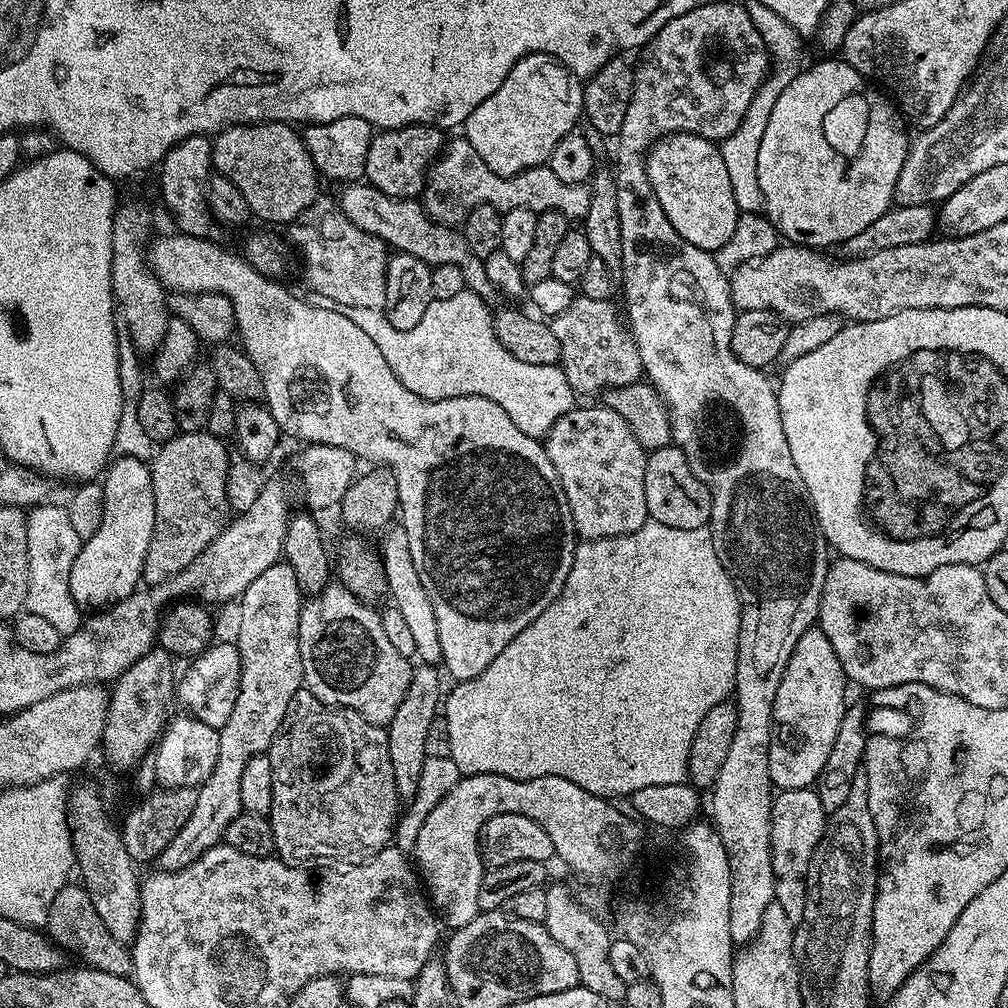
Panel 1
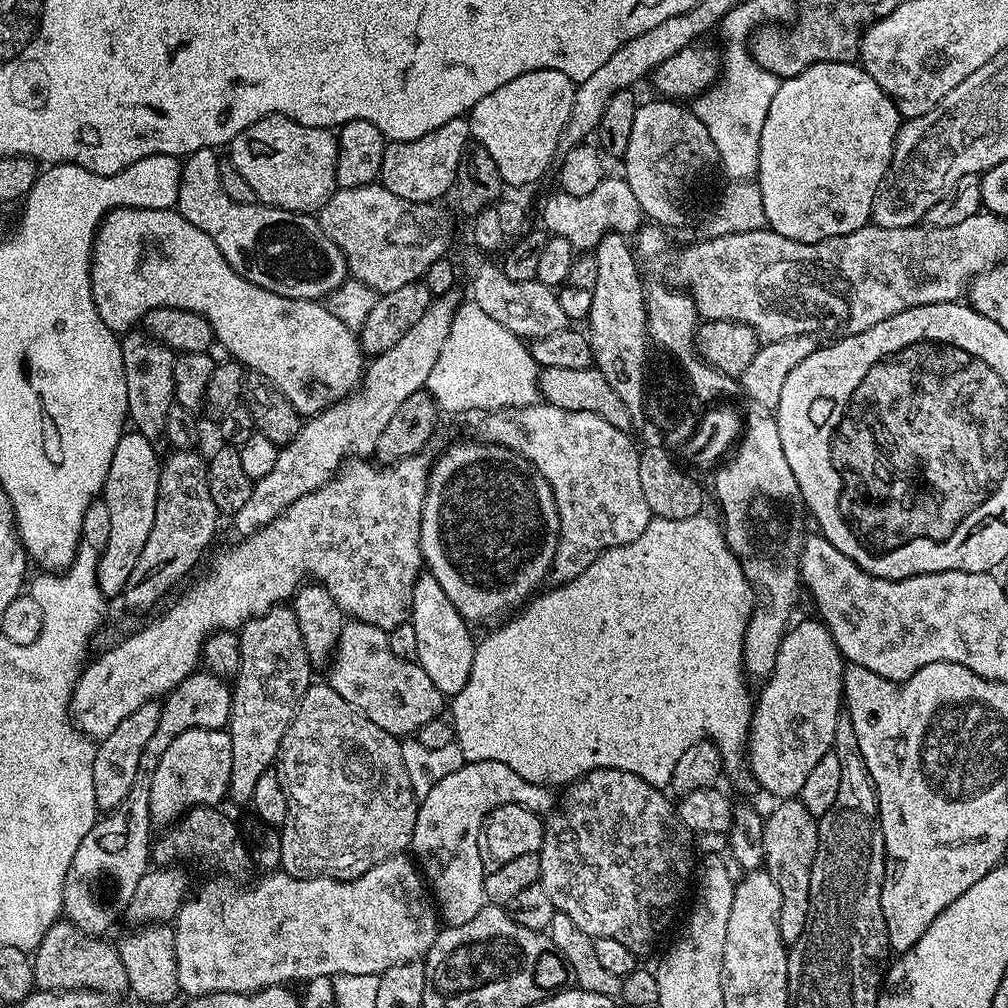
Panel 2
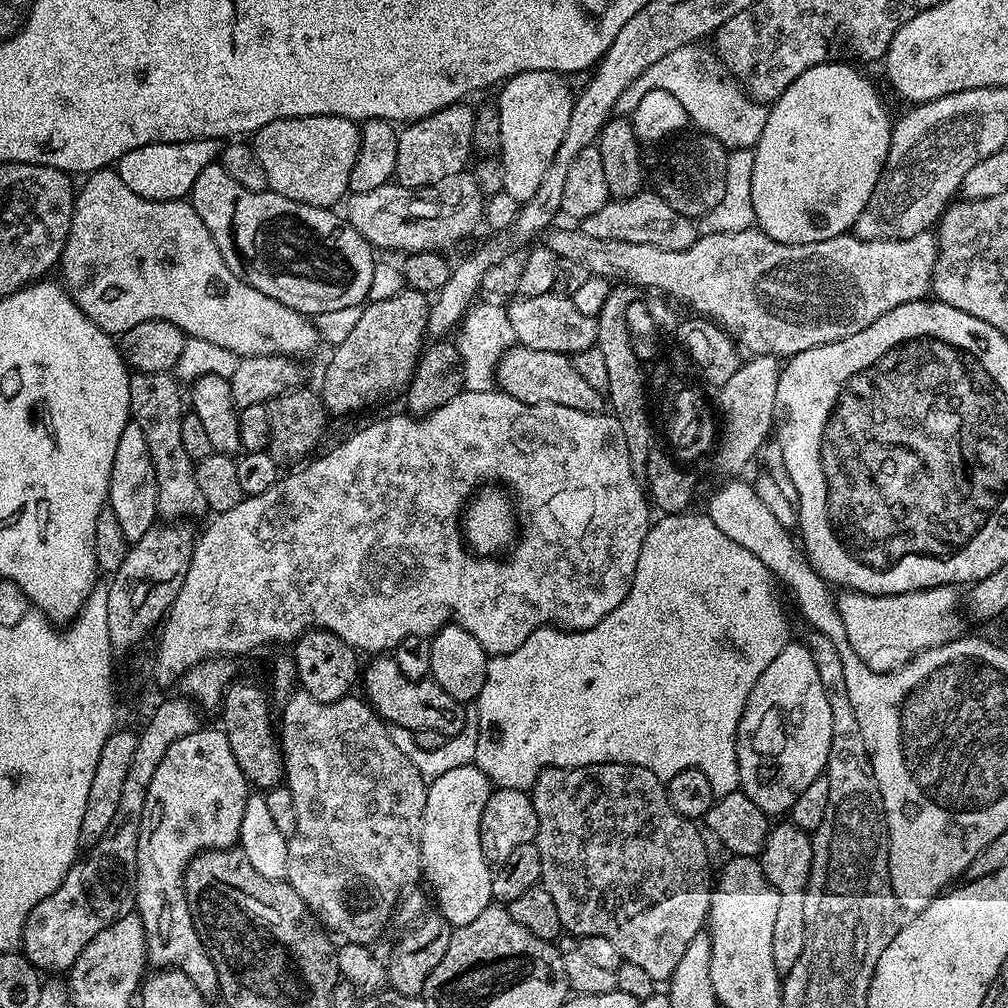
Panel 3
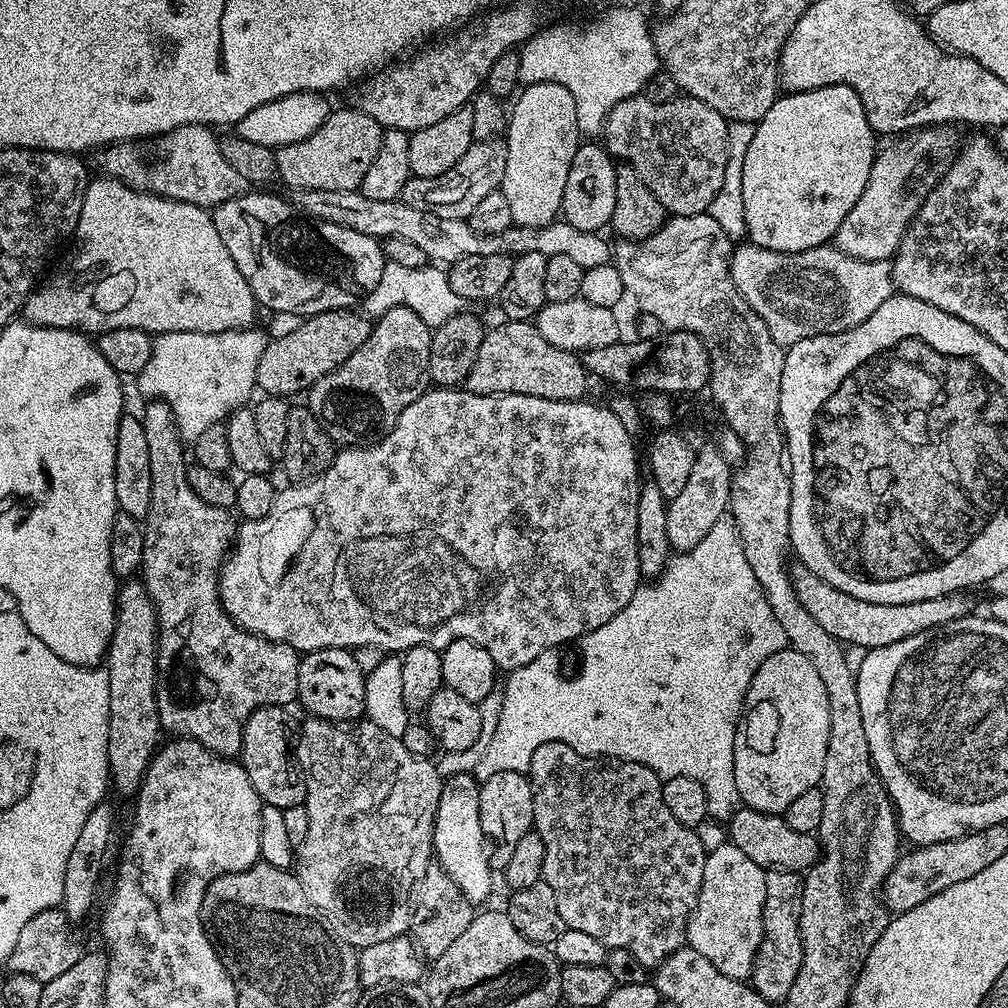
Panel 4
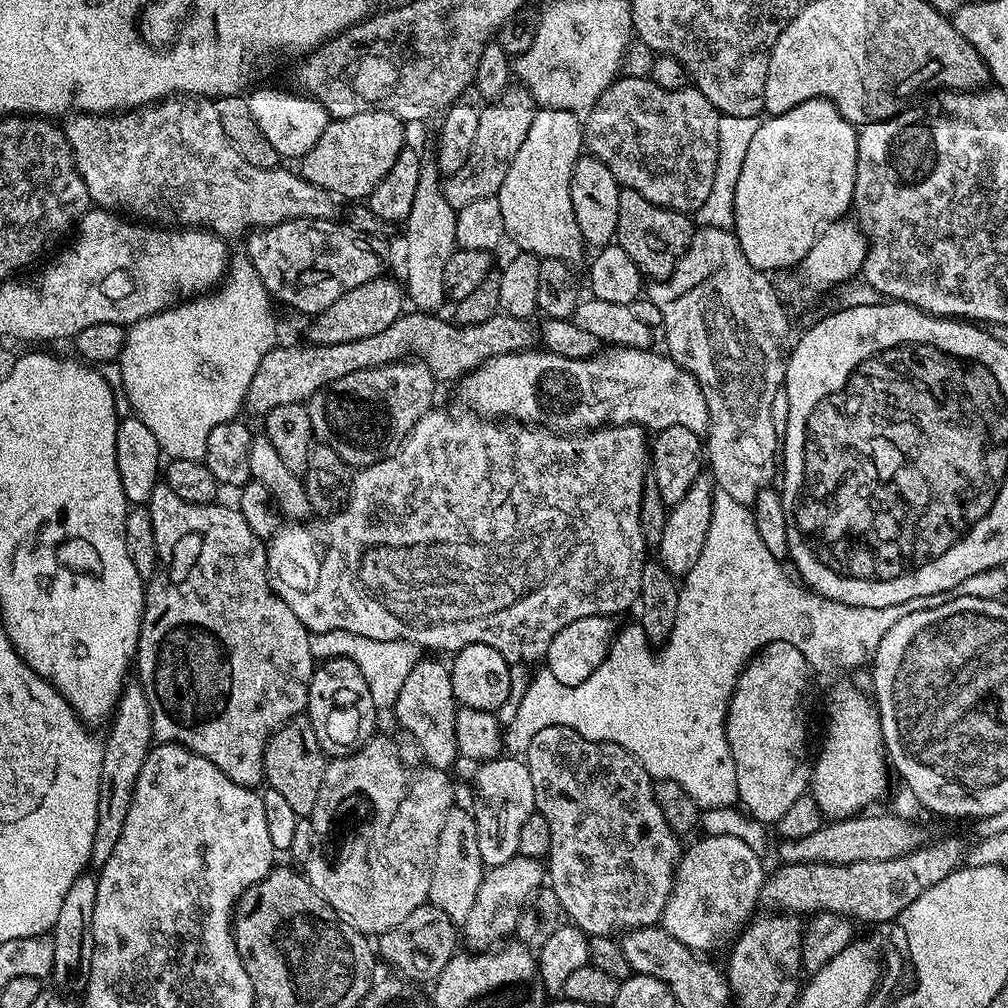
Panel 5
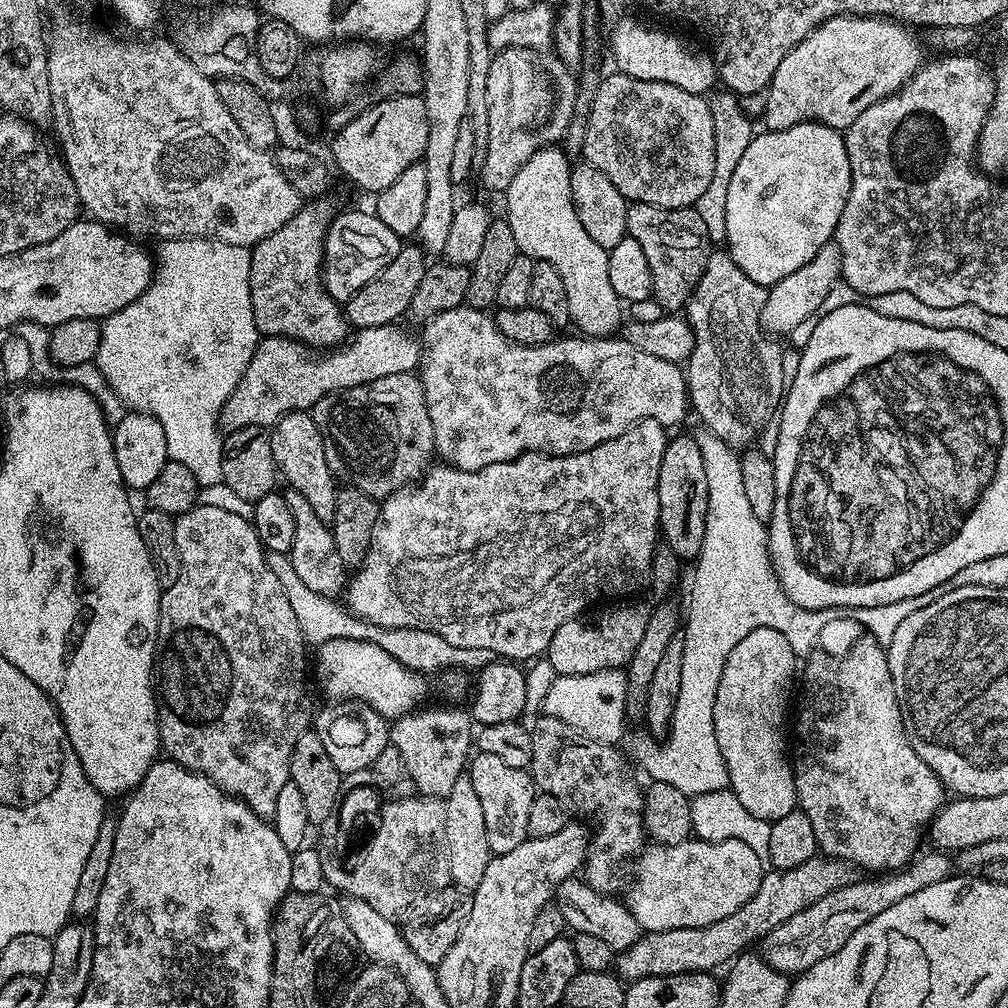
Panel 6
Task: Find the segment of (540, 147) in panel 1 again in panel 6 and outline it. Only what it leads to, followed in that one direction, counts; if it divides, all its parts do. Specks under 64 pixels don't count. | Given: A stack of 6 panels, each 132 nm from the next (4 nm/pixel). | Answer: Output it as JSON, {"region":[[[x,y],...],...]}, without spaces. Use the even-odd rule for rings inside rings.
{"region":[[[563,147],[539,148],[522,165],[508,186],[506,219],[514,234],[514,242],[518,242],[523,255],[529,256],[534,262],[538,260],[550,262],[558,270],[558,274],[562,274],[562,286],[566,286],[566,298],[570,302],[571,323],[577,324],[581,328],[577,329],[585,337],[608,338],[615,333],[612,331],[616,327],[616,331],[621,327],[620,308],[622,308],[622,301],[618,298],[618,294],[614,294],[614,285],[610,282],[608,249],[598,246],[598,242],[594,242],[594,238],[590,238],[590,234],[586,234],[586,226],[582,226],[582,222],[578,222],[578,214],[572,201],[571,177],[570,157]]]}

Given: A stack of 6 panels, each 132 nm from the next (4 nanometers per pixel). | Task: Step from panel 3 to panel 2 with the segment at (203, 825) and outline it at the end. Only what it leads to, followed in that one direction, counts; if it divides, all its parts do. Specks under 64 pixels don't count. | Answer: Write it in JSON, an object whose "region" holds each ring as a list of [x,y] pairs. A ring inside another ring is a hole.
{"region":[[[195,728],[186,730],[186,734],[178,734],[178,738],[166,746],[166,754],[158,758],[158,770],[154,770],[150,782],[153,825],[157,829],[167,824],[175,825],[190,808],[219,805],[219,800],[223,801],[228,794],[232,759],[230,734],[224,728]]]}

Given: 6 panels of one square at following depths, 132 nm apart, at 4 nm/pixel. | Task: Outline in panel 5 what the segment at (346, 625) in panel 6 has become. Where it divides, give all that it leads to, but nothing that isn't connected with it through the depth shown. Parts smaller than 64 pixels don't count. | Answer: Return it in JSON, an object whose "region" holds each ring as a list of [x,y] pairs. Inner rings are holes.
{"region":[[[346,630],[333,632],[317,632],[310,639],[312,659],[316,662],[346,658],[362,670],[362,678],[366,678],[366,686],[370,690],[370,698],[376,703],[377,709],[391,709],[395,705],[398,694],[402,690],[402,682],[410,678],[410,670],[422,658],[419,644],[405,640],[375,640],[365,636],[355,636]]]}

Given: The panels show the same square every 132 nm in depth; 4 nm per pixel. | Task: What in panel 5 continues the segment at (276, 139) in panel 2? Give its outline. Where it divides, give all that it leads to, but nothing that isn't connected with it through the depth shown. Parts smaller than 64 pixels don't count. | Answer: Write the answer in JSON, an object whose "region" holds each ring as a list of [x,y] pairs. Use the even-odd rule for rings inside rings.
{"region":[[[363,112],[341,120],[329,119],[322,130],[322,138],[314,142],[314,150],[299,157],[299,175],[341,201],[363,201],[374,186],[386,178],[390,166],[394,166],[394,158],[398,158],[406,146],[404,128],[405,121],[389,112]]]}

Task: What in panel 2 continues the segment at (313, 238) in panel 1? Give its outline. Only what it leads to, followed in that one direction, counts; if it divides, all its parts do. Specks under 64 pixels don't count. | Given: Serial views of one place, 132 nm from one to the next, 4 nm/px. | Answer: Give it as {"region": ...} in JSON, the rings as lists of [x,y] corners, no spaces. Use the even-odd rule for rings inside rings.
{"region":[[[377,182],[339,189],[320,209],[318,219],[324,233],[342,250],[349,273],[383,294],[417,283],[434,262],[445,259],[452,220],[440,207],[444,206],[414,207]]]}

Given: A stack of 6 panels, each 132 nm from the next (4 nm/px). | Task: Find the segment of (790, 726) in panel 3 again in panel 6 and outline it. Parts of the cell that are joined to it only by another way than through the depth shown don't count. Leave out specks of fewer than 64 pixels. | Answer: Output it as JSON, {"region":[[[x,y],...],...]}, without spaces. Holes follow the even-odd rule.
{"region":[[[759,628],[758,630],[750,630],[750,634],[746,634],[746,638],[742,638],[742,642],[738,642],[738,646],[734,646],[734,650],[730,650],[730,658],[726,658],[726,666],[722,666],[722,678],[718,682],[718,694],[714,698],[714,734],[718,738],[718,750],[722,750],[722,762],[726,762],[726,770],[728,771],[728,788],[737,796],[739,802],[754,817],[767,820],[769,822],[778,818],[786,818],[786,814],[797,811],[798,801],[796,799],[796,775],[792,772],[793,761],[790,759],[790,740],[788,744],[788,736],[784,733],[784,719],[788,716],[788,699],[793,699],[794,688],[792,692],[792,679],[798,676],[798,657],[796,649],[790,646],[790,642],[782,634],[778,634],[778,630],[770,630],[769,628]]]}

